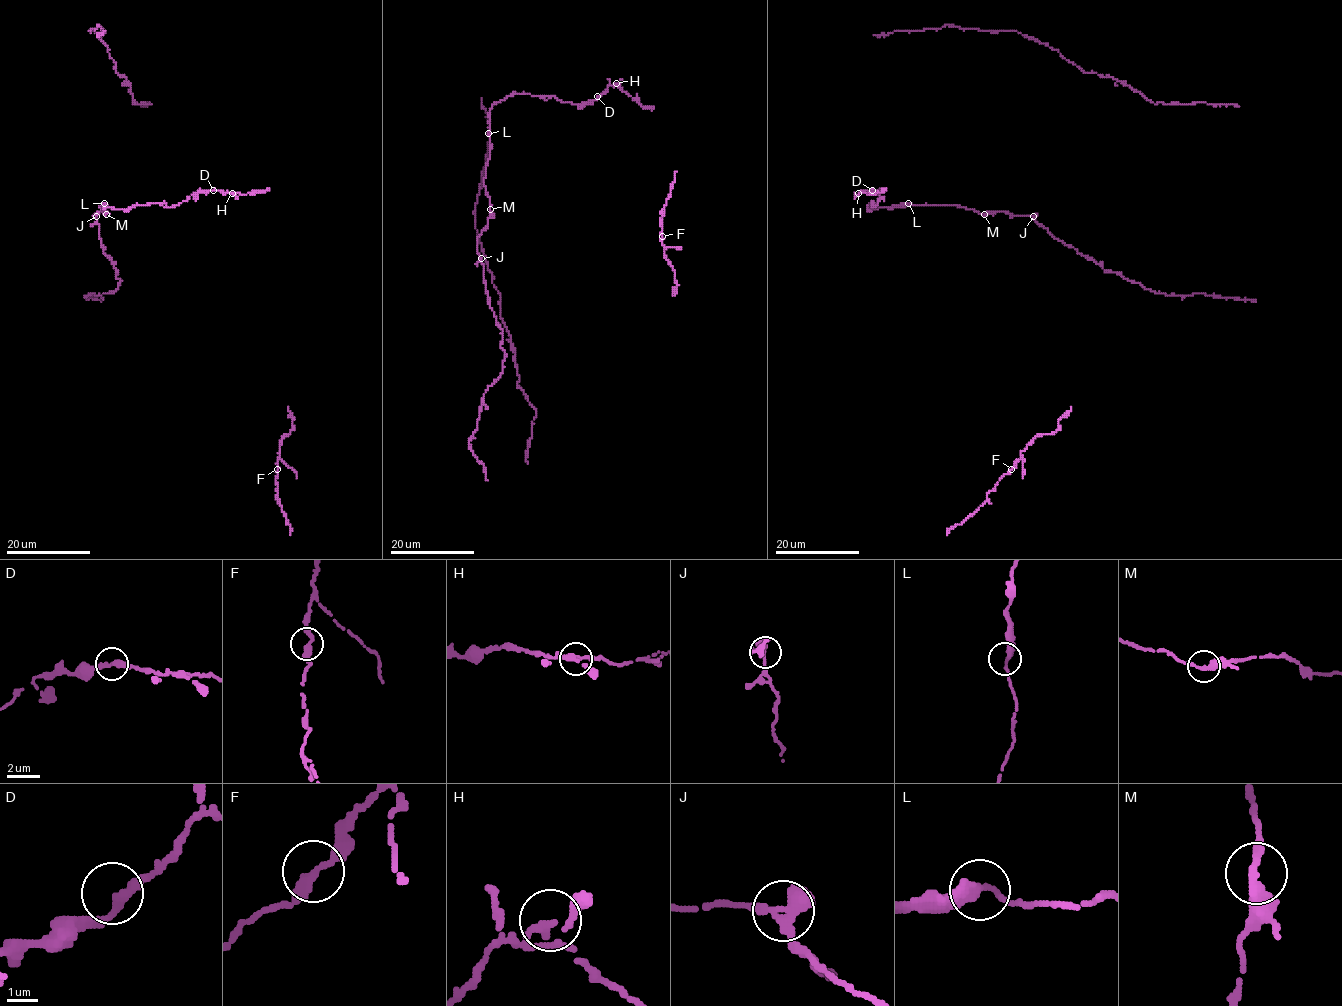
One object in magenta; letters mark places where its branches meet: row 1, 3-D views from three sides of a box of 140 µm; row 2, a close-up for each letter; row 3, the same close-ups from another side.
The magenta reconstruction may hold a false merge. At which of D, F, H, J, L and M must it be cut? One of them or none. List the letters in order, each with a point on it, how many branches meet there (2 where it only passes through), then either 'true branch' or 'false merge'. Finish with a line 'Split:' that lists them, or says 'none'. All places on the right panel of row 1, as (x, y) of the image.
D: place (872, 190); branches 2; true branch
F: place (1011, 469); branches 2; true branch
H: place (858, 193); branches 2; true branch
J: place (1033, 216); branches 2; true branch
L: place (908, 203); branches 2; true branch
M: place (984, 214); branches 2; true branch
Split: none

